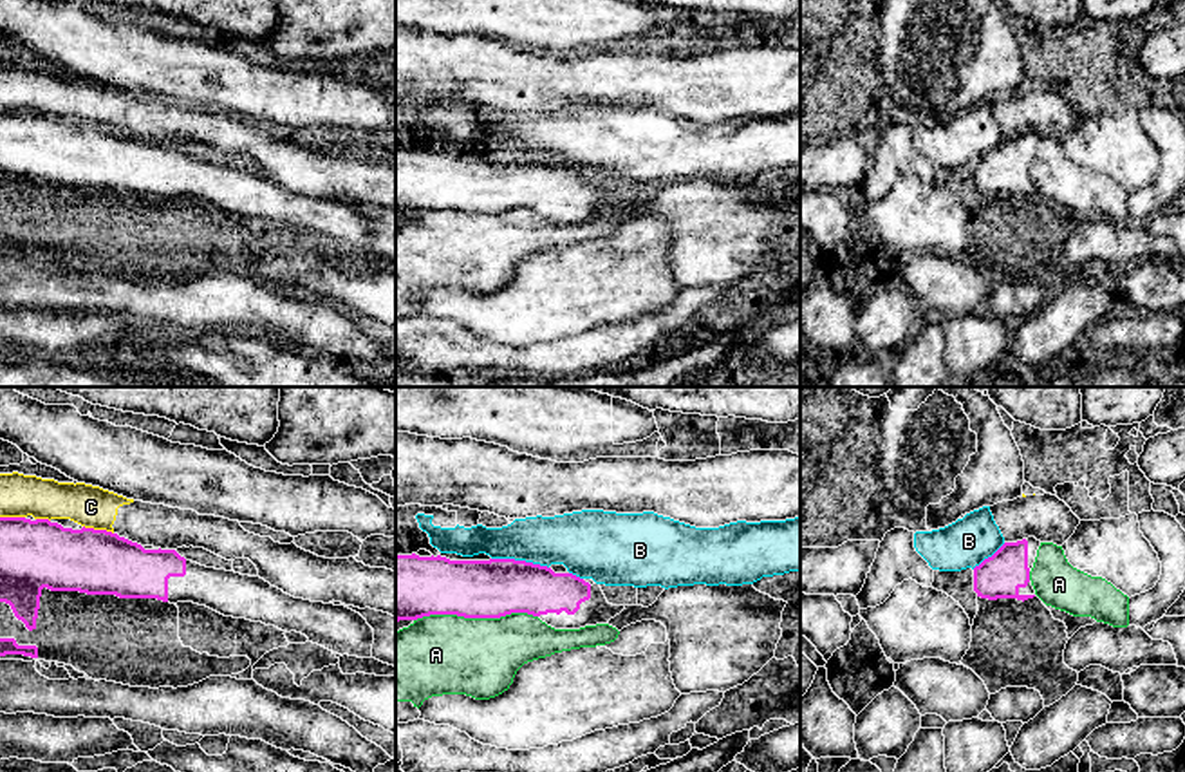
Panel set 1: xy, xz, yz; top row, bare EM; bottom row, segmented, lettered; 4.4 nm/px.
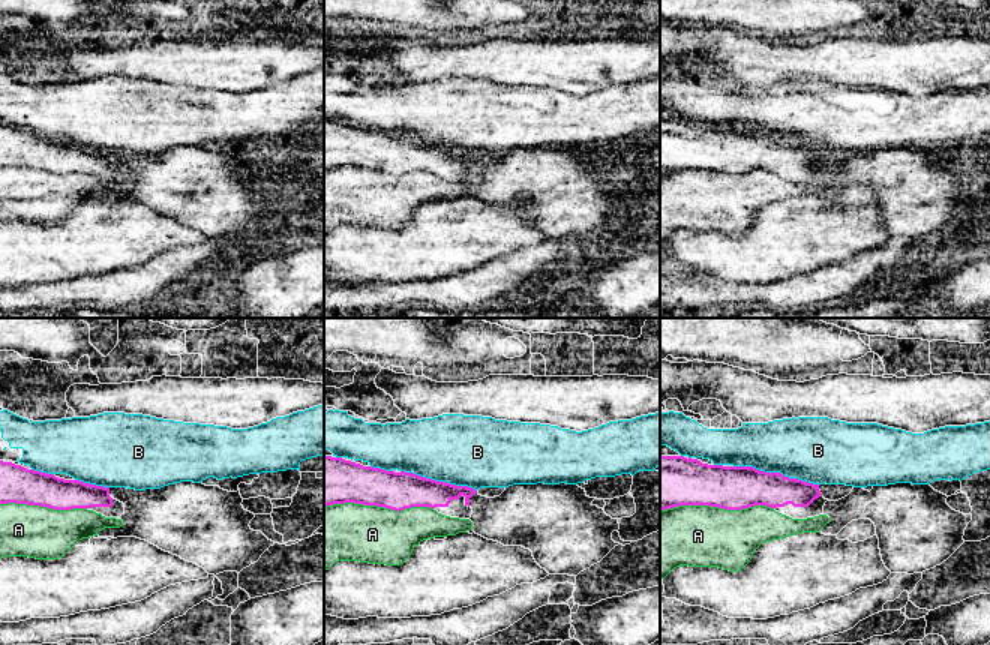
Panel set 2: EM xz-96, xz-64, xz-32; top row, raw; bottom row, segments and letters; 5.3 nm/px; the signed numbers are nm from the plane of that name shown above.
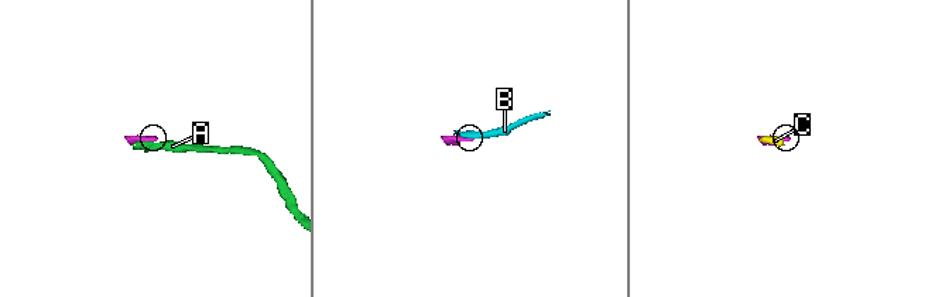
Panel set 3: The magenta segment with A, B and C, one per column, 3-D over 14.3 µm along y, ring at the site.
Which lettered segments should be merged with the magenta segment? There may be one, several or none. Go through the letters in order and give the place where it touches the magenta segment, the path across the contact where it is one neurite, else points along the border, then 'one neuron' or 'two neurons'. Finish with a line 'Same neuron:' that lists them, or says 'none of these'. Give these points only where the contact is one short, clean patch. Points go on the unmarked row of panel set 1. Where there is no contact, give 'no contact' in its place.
A: contact xz (475, 212); two neurons
B: contact xz (521, 156); two neurons
C: contact xy (98, 125); two neurons
Same neuron: none of these

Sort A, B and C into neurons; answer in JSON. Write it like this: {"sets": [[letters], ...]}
{"sets": [["A"], ["B"], ["C"]]}

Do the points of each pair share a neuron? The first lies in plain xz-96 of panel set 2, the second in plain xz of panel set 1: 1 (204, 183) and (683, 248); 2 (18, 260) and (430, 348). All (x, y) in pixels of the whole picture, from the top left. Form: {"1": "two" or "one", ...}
{"1": "one", "2": "two"}

